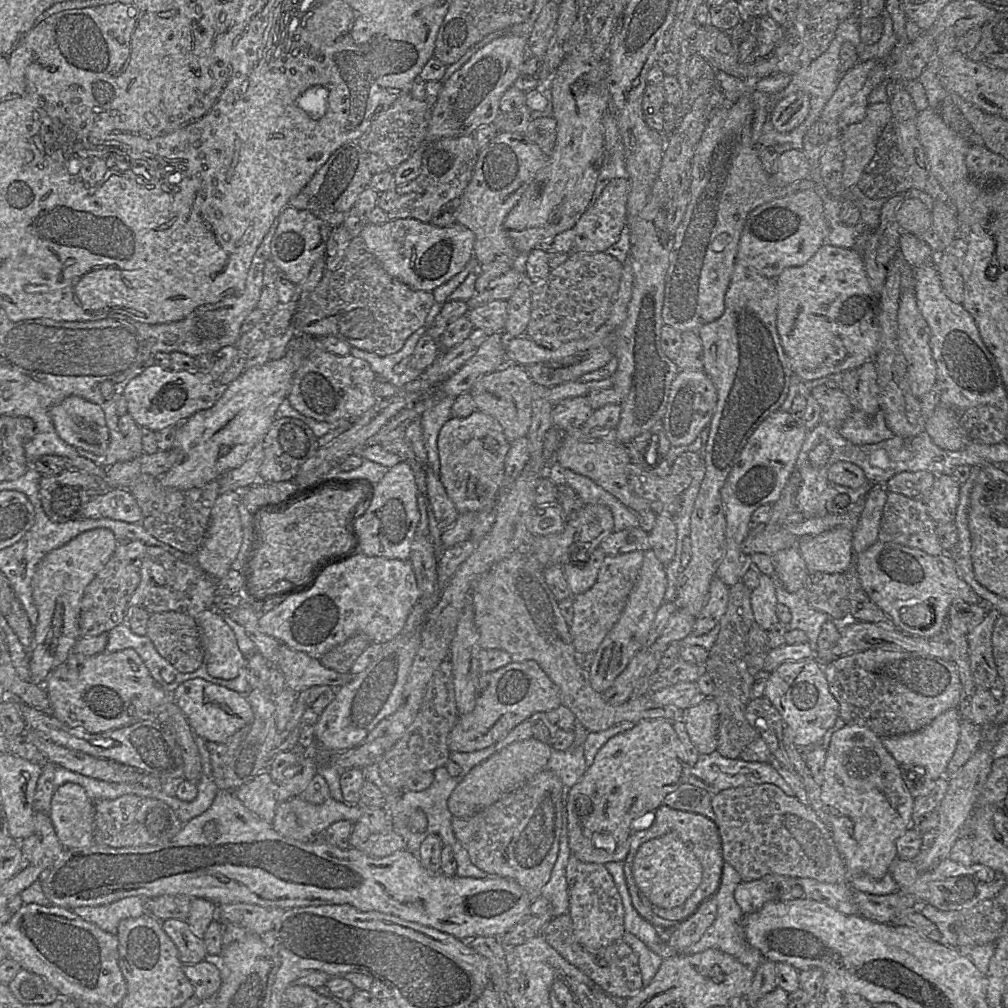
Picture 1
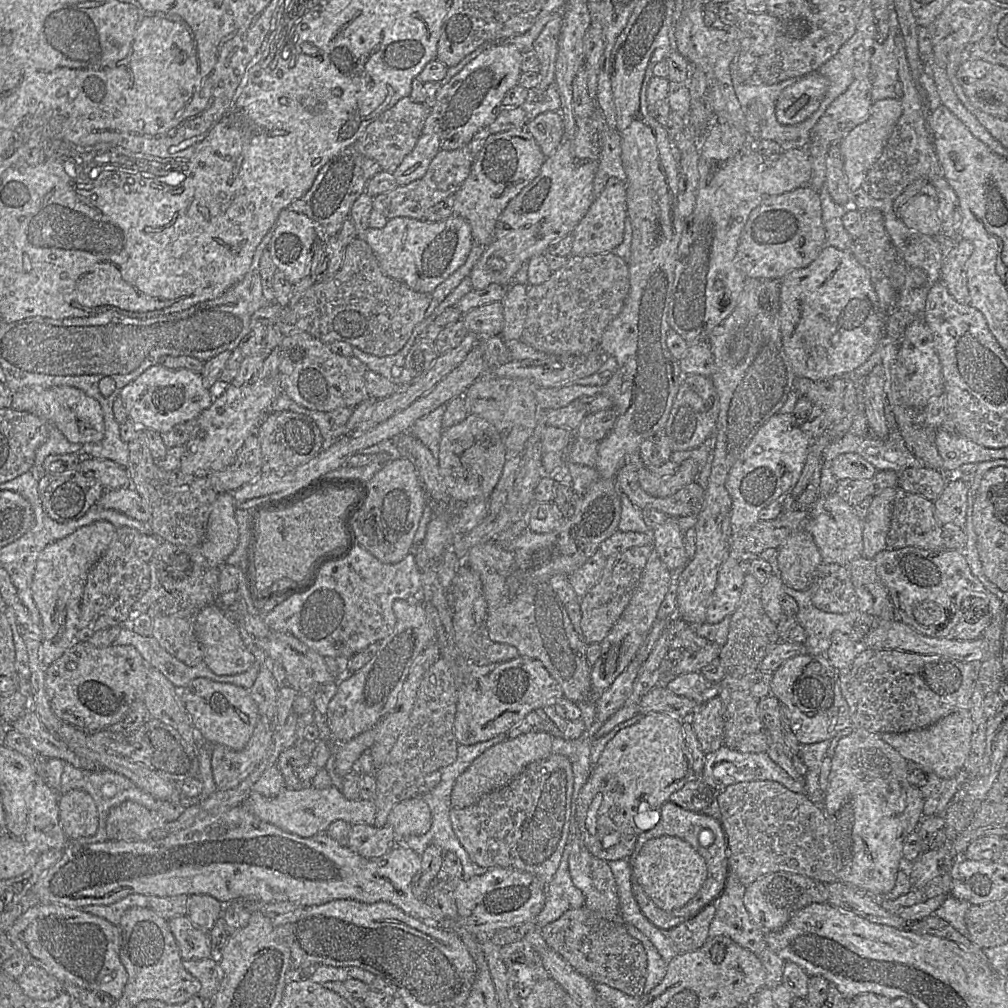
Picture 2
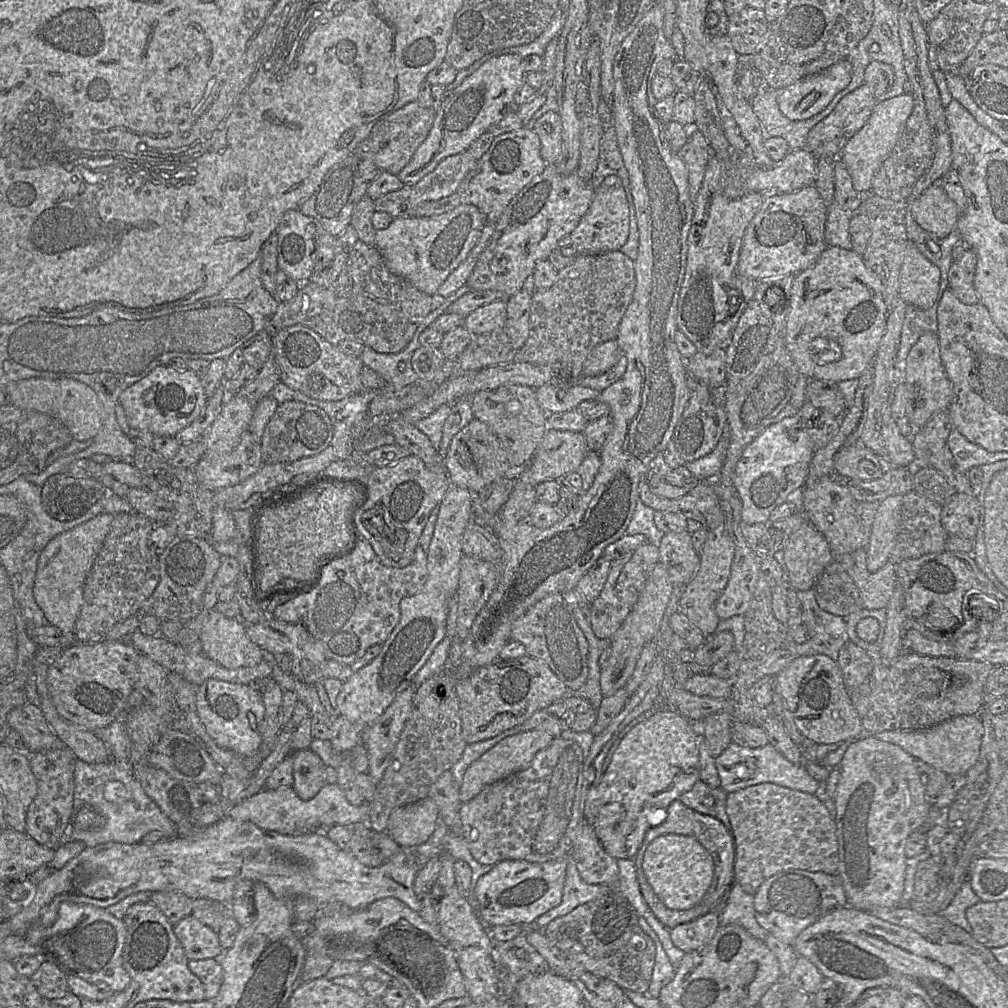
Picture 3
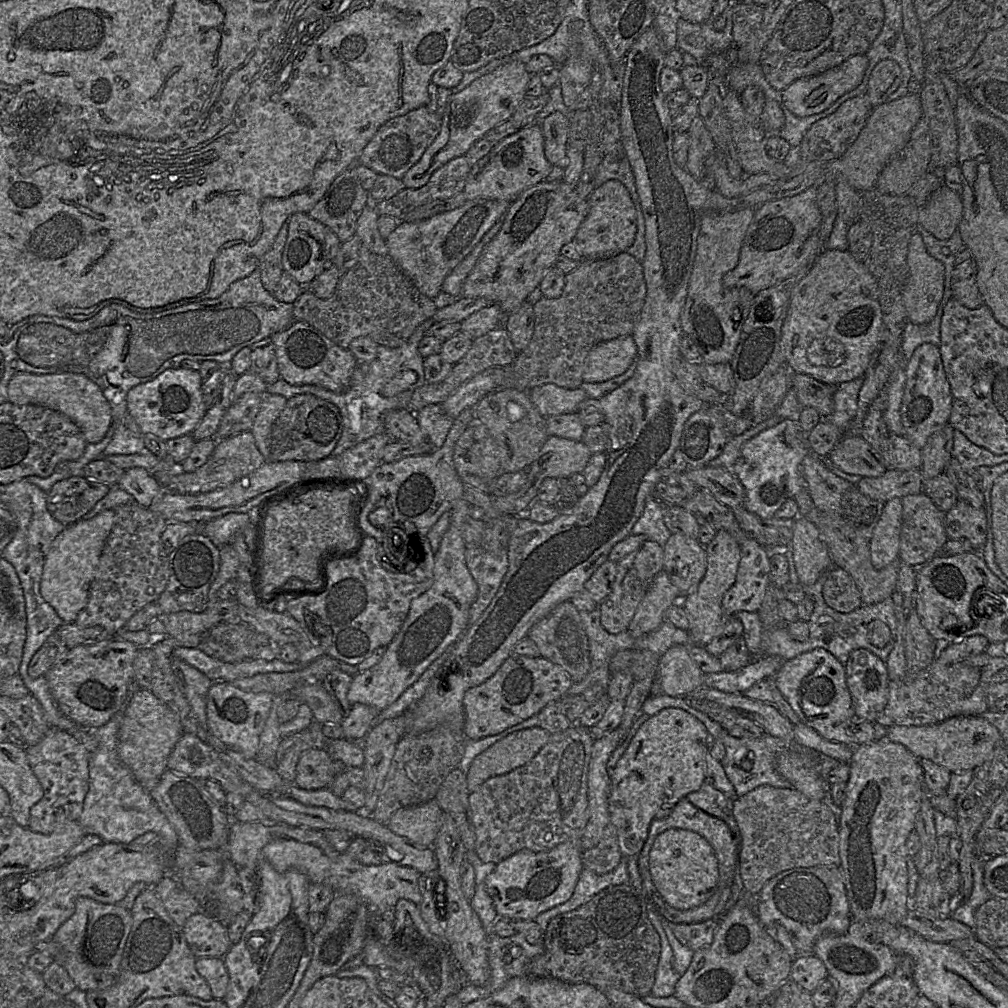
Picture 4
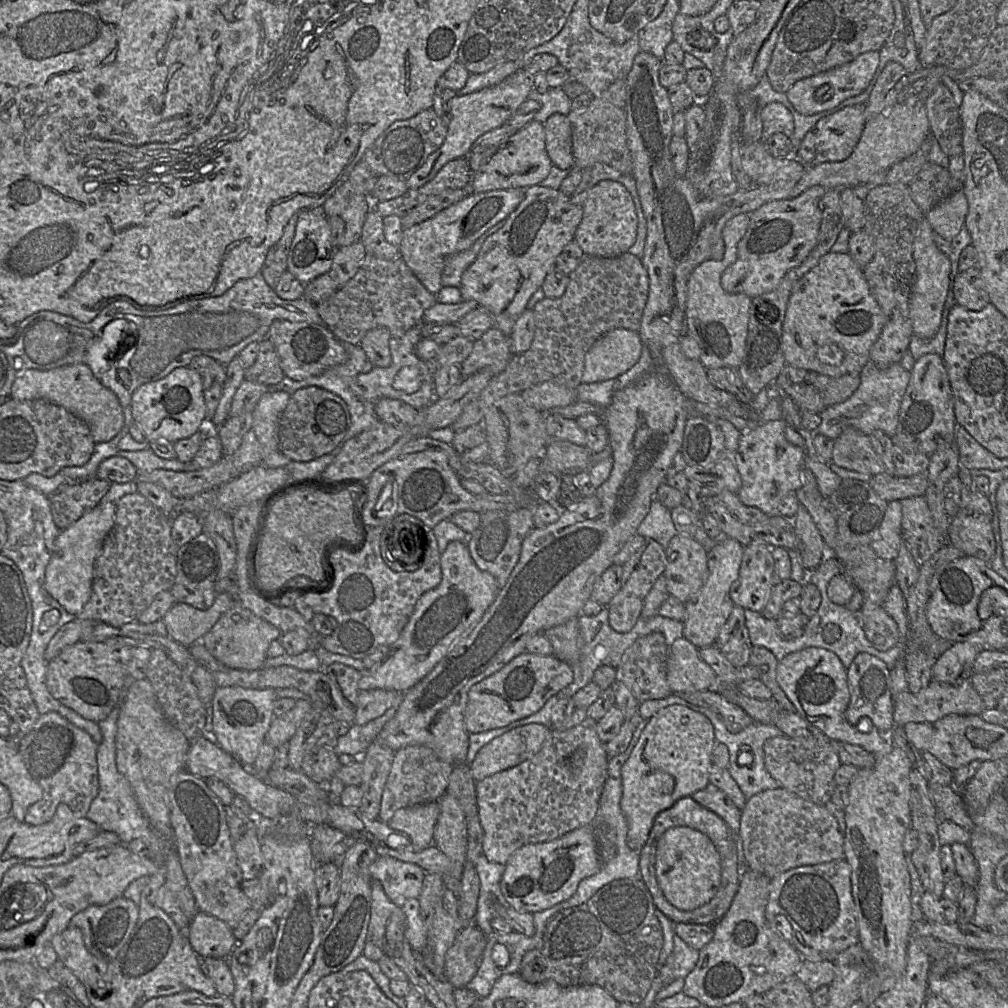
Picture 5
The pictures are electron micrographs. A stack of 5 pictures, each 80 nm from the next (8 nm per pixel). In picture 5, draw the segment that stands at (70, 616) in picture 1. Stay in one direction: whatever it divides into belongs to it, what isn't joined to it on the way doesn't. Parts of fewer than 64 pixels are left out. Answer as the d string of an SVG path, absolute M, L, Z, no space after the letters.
M100 502L76 522L61 529L45 569L44 588L67 612L78 616L88 603L94 581L95 562L116 521L117 504Z

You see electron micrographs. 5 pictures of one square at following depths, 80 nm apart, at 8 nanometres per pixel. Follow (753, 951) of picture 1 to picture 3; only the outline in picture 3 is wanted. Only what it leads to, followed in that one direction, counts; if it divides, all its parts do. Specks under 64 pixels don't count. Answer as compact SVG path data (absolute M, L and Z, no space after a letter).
M734 882L726 895L726 900L717 909L720 926L736 924L743 927L753 937L765 941L768 931L759 925L755 916L753 895L745 892Z

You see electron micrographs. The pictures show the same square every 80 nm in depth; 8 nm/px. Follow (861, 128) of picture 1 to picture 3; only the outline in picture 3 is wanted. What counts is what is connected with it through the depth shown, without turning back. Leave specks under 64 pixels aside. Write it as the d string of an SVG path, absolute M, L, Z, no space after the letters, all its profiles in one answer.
M902 94L878 102L866 124L844 146L839 160L845 165L857 192L870 191L873 178L902 134L914 107L911 94Z

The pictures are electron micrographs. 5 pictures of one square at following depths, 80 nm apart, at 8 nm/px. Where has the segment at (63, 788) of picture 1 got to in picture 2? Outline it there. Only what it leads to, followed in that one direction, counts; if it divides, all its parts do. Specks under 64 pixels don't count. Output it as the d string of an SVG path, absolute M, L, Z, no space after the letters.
M75 789L61 794L58 806L59 822L68 840L90 837L97 832L98 810L87 792Z

